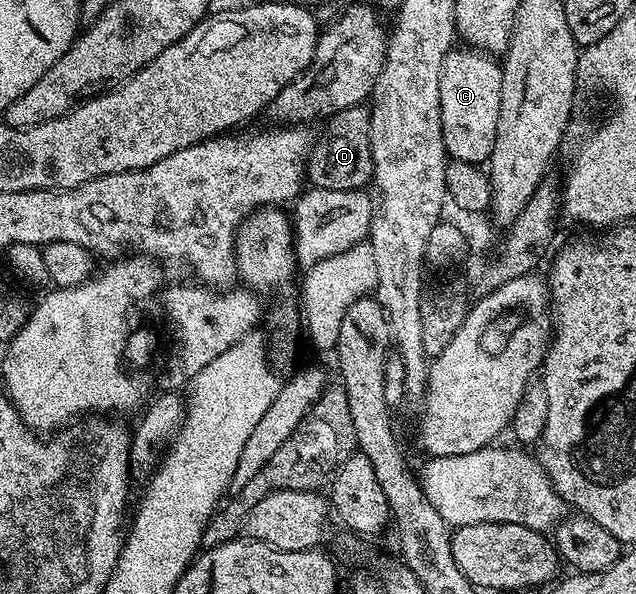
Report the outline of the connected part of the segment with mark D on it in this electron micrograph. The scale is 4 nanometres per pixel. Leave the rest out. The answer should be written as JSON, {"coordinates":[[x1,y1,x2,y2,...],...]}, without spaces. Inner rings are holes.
{"coordinates":[[364,105,352,106,328,119,325,131,309,151,307,178,319,190,360,190,373,182,370,111]]}

